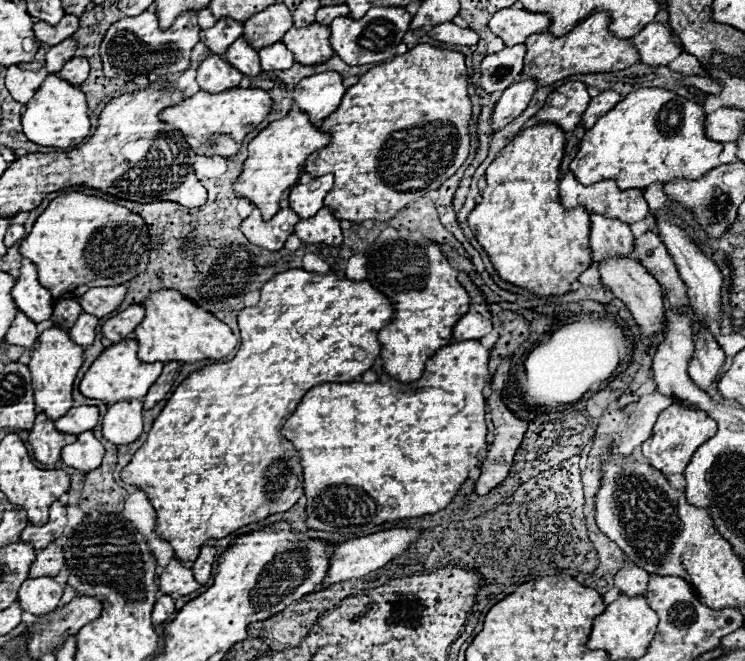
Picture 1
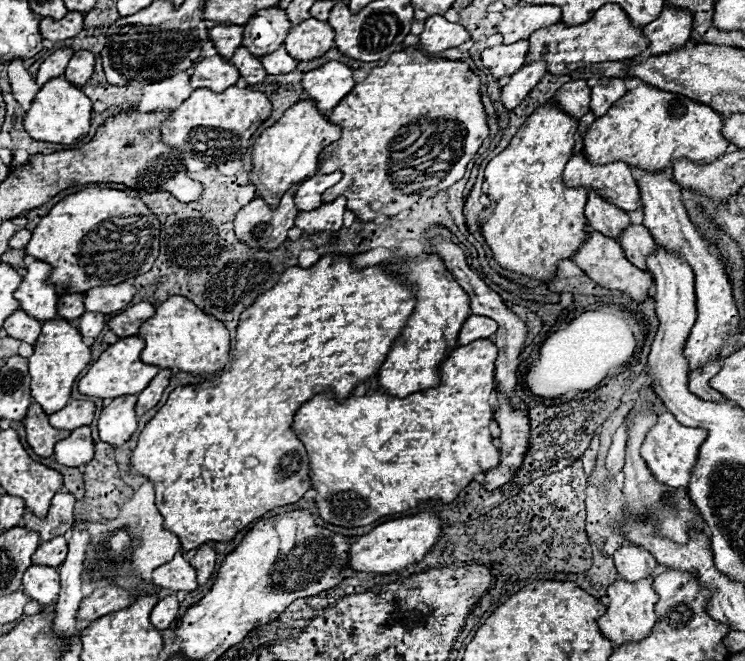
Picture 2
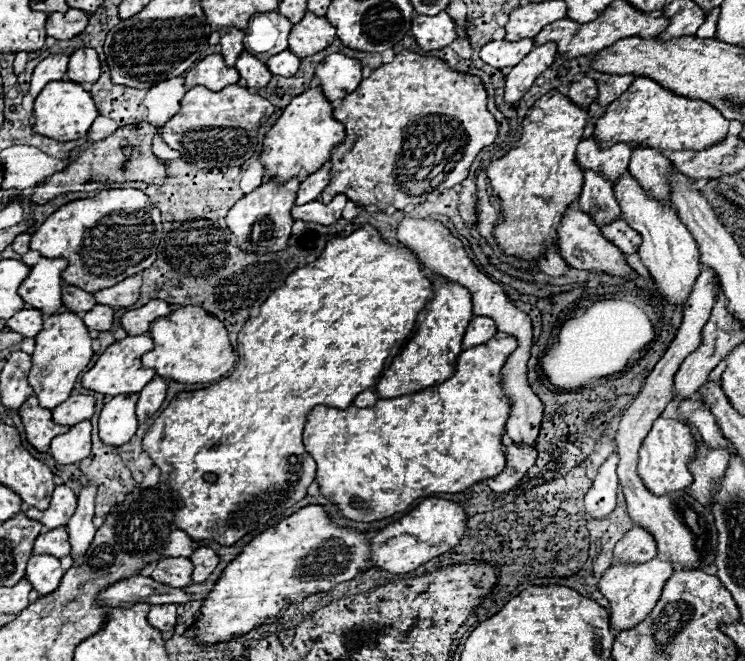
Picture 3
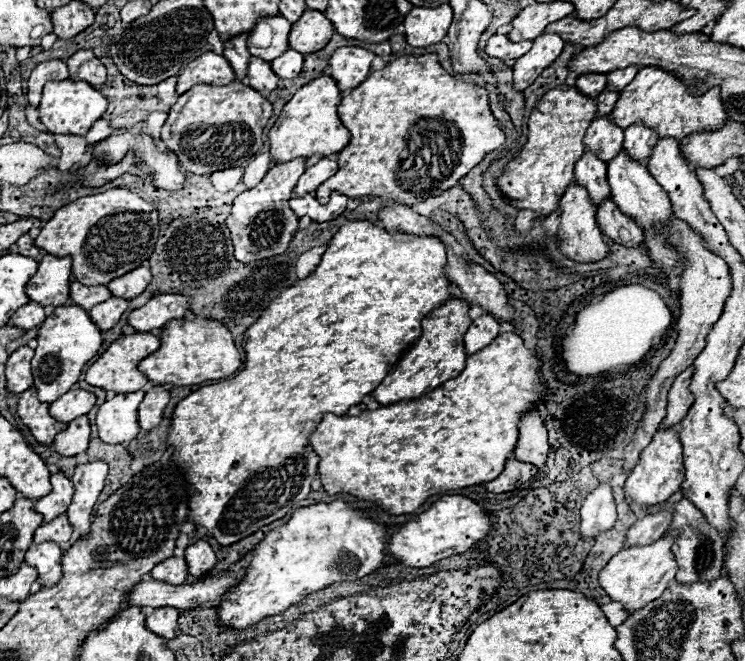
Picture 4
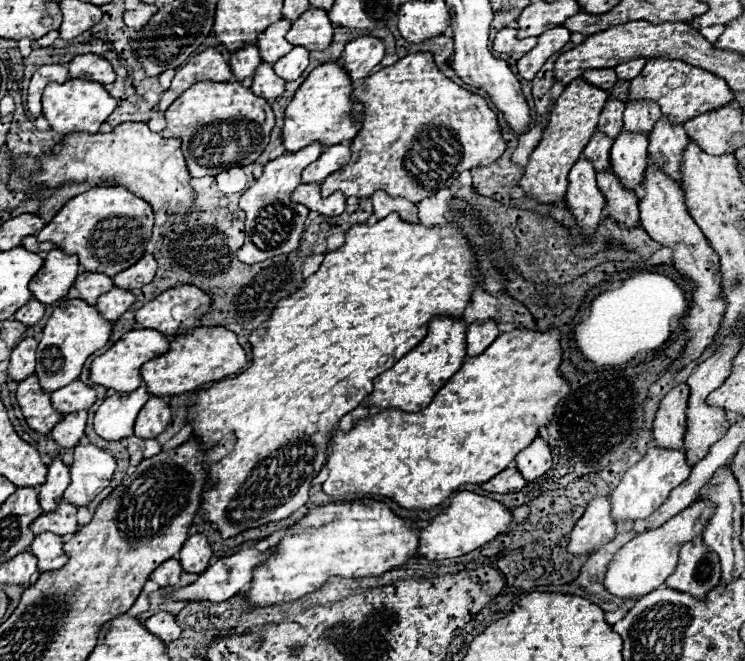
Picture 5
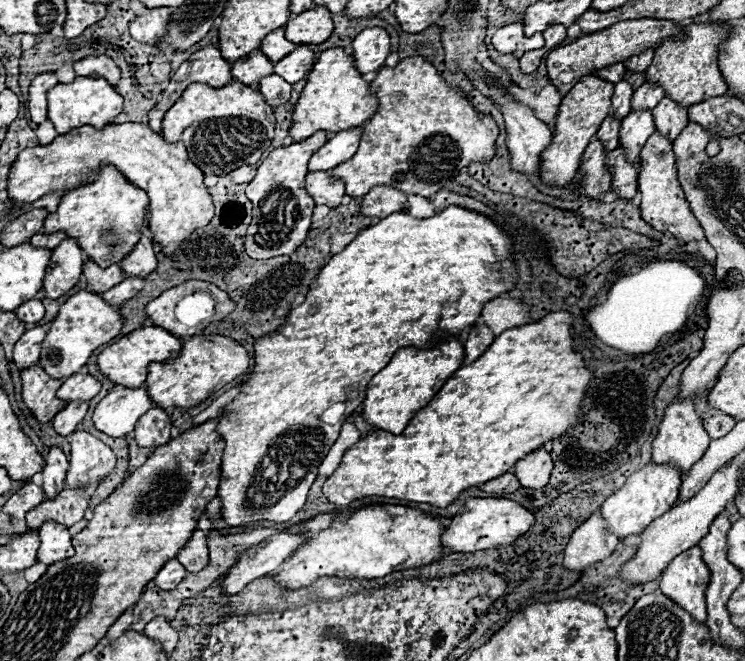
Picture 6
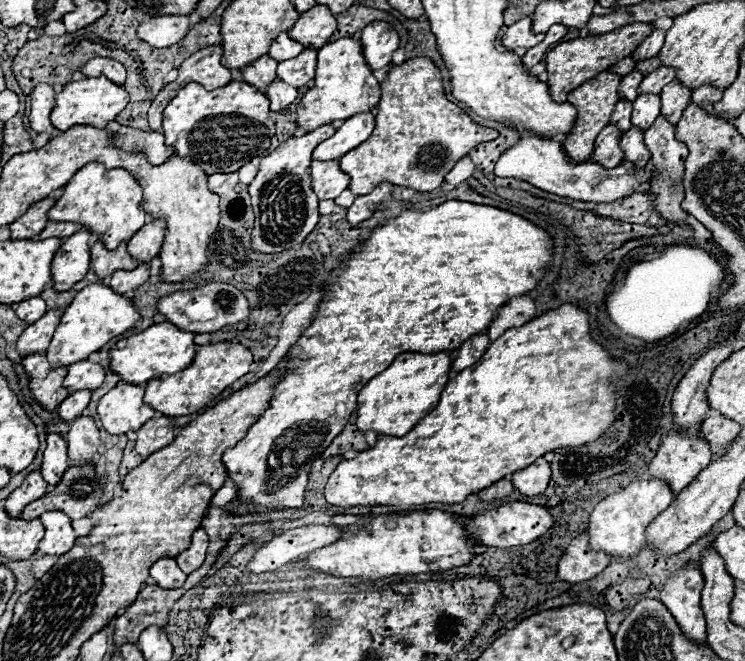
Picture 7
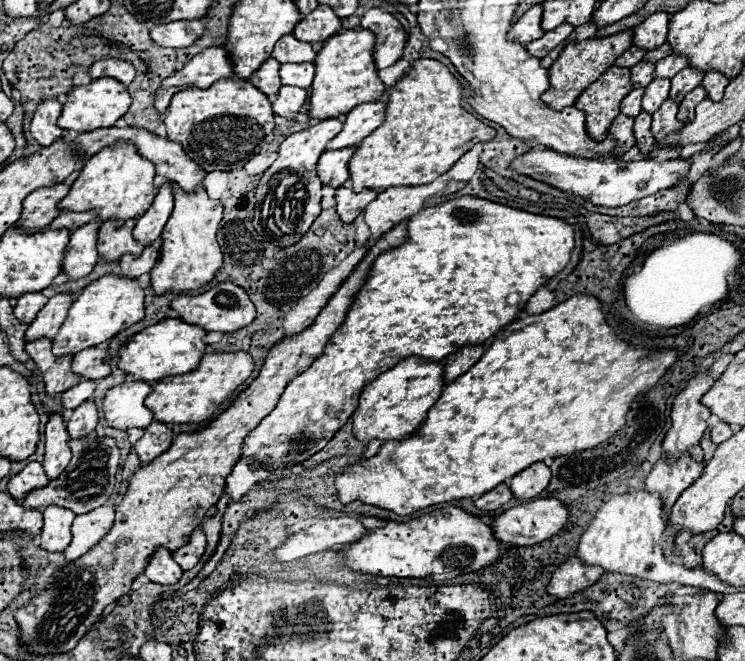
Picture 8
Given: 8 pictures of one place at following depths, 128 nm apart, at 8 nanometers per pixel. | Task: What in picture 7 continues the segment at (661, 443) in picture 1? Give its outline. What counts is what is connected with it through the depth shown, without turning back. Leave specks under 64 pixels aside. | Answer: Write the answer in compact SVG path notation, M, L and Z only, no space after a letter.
M638 478L632 484L628 484L626 488L622 488L620 492L606 496L590 514L588 532L590 532L592 548L604 550L612 558L636 556L638 550L648 546L648 540L644 538L646 526L650 524L650 520L654 520L654 516L664 512L672 502L674 502L674 492L668 486L668 482L660 480L660 478L656 478L656 480Z

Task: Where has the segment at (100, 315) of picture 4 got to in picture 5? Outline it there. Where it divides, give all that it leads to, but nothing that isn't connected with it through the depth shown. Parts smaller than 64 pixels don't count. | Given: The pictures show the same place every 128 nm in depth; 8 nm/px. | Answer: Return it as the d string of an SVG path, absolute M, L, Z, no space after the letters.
M112 288L96 300L96 310L110 322L116 322L134 304L134 294L122 288Z

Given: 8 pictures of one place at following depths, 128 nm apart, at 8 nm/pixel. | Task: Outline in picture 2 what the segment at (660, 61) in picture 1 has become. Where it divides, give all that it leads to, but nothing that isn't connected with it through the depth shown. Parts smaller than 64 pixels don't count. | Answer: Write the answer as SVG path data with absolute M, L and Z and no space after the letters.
M666 8L654 22L642 28L642 34L648 36L648 52L658 56L686 46L690 38L690 28L692 16L686 10Z

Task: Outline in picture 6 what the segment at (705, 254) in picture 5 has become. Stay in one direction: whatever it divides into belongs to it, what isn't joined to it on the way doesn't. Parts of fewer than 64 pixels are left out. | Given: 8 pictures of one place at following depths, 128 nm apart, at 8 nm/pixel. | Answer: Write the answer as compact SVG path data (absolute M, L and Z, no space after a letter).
M654 132L648 142L644 144L642 152L640 152L640 176L638 176L638 188L642 192L642 204L640 204L640 212L642 212L642 220L646 224L650 224L654 230L658 232L670 232L674 238L678 238L680 242L688 244L688 242L700 242L704 240L704 232L702 226L698 224L698 220L694 218L694 214L690 212L690 206L684 198L684 192L680 188L678 182L678 172L676 172L676 160L674 160L674 152L672 152L672 144L660 136L658 132Z

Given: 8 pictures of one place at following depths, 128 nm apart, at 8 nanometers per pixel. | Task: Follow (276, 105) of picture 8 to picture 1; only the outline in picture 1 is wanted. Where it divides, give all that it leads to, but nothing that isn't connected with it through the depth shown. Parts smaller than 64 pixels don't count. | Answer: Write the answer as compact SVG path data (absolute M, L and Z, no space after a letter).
M238 38L236 42L230 44L230 48L224 54L224 60L228 64L232 64L234 68L242 70L250 78L258 76L262 72L260 60L258 60L258 52L244 38Z

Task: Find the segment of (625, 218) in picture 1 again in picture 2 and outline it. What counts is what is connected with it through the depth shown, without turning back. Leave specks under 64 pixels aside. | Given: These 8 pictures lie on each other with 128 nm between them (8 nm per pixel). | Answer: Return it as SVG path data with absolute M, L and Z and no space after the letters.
M576 154L564 166L564 182L568 188L582 186L586 190L596 190L602 198L606 198L606 202L616 204L628 214L642 210L640 188L630 166L624 162L592 166L582 154Z

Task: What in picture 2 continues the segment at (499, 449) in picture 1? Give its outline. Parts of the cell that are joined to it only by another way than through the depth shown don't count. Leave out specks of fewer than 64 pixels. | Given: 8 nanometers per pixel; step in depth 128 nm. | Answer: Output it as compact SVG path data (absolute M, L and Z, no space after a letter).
M515 409L515 414L494 413L500 434L500 462L496 468L486 472L484 488L496 490L512 480L516 470L522 464L524 452L528 450L528 432L530 424L528 416Z

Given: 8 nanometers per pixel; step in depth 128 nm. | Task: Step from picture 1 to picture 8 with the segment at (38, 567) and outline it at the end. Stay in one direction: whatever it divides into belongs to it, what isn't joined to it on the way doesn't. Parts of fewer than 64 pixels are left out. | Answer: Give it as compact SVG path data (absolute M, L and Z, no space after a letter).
M76 438L70 440L70 448L72 448L72 460L68 464L68 468L56 478L50 480L50 484L46 488L38 488L34 492L30 492L24 500L22 506L26 510L42 510L46 506L62 506L62 508L70 508L76 514L86 514L98 506L102 506L110 494L114 492L114 484L116 484L116 470L118 470L118 446L112 438Z

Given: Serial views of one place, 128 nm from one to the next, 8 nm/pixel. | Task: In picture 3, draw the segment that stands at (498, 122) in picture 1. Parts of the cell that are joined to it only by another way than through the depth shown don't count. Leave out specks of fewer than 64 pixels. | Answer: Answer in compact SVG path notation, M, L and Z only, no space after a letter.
M544 44L534 48L518 66L512 68L512 72L506 76L506 92L504 100L508 104L518 102L524 92L530 90L530 84L556 60L556 48L554 44Z

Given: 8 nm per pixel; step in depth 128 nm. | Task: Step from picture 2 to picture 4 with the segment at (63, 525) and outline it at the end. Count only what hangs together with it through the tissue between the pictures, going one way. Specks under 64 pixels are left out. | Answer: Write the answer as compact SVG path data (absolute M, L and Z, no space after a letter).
M58 472L52 476L52 492L42 500L34 502L34 512L42 514L44 520L50 522L66 514L66 508L70 506L72 496L74 496L74 484L62 472Z

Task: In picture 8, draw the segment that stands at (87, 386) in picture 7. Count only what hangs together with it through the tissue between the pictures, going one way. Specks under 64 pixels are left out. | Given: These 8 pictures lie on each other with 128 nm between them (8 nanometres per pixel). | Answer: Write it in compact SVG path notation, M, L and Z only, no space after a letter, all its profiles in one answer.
M86 348L72 358L72 372L86 380L100 380L110 374L110 356L104 348Z

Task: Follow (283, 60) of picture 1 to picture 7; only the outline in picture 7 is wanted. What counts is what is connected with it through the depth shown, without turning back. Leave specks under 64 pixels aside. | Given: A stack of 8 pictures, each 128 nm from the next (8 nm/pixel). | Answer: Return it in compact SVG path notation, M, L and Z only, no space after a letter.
M306 48L296 58L284 60L278 64L278 80L292 84L292 86L304 86L314 78L316 70L316 50Z

